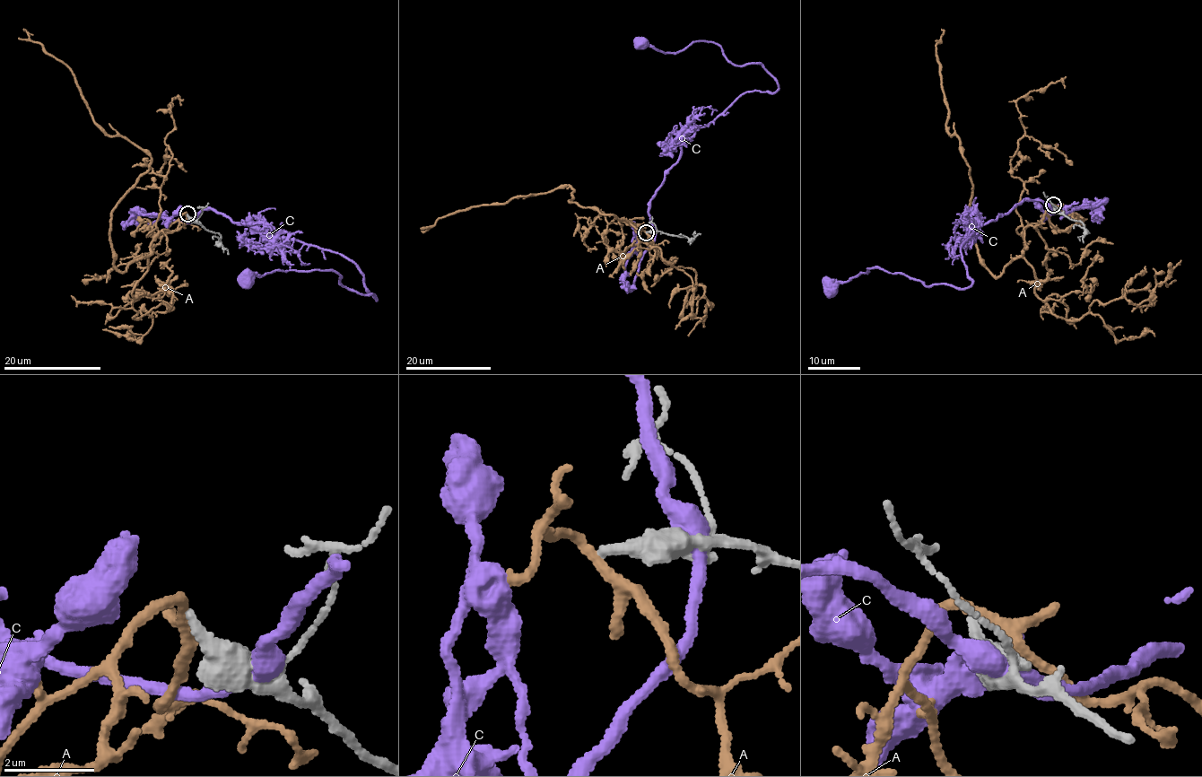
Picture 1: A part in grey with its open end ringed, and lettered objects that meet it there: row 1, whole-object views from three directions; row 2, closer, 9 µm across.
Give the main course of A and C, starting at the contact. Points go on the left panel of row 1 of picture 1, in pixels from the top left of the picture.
A: (186, 213), (118, 271), (110, 214), (151, 157), (109, 135), (71, 69), (23, 28)
C: (195, 221), (212, 209), (277, 238), (339, 253), (377, 300), (341, 285), (335, 271), (273, 270), (237, 281)

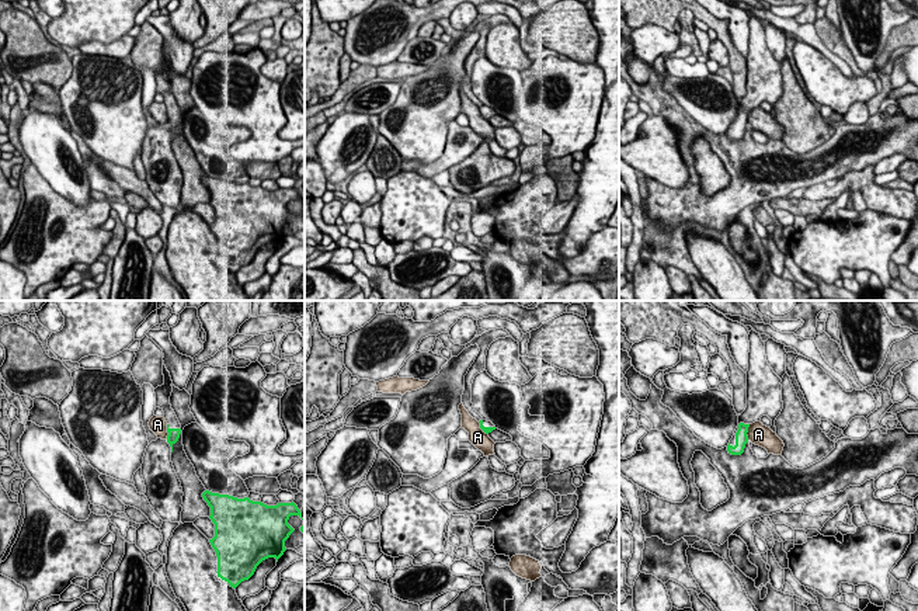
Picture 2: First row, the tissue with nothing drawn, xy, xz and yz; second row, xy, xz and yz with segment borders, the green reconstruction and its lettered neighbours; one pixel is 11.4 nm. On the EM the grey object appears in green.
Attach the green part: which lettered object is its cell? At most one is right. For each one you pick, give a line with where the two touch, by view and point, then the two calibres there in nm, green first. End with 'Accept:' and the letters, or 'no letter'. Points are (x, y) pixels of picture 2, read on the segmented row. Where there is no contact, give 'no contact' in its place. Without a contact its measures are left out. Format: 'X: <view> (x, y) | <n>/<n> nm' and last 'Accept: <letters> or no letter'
Accept: no letter

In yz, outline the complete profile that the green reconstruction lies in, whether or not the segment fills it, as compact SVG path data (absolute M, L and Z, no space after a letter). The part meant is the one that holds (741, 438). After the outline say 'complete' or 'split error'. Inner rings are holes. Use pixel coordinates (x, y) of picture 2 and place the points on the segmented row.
M754 330L750 331L748 341L747 407L738 416L738 430L727 445L727 451L731 455L744 452L748 442L748 427L759 421L762 416L768 416L772 420L769 428L776 433L775 420L783 409L782 379L766 361L765 343L759 333Z | split error

